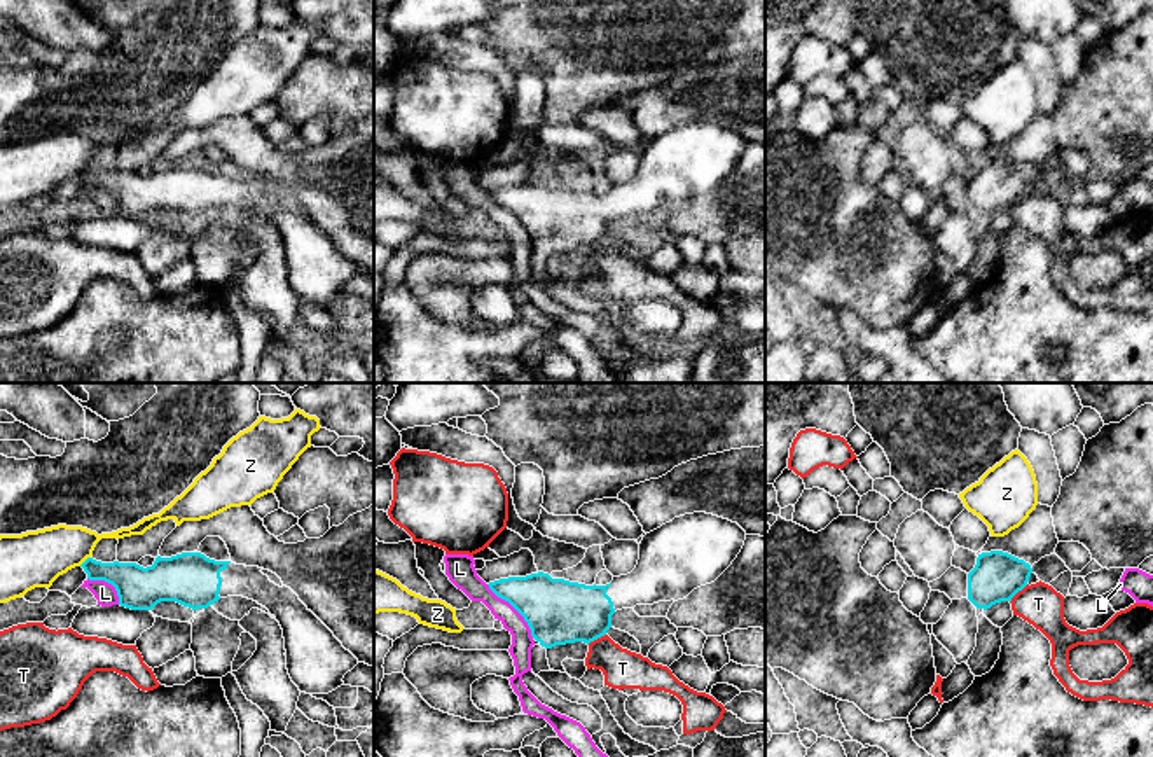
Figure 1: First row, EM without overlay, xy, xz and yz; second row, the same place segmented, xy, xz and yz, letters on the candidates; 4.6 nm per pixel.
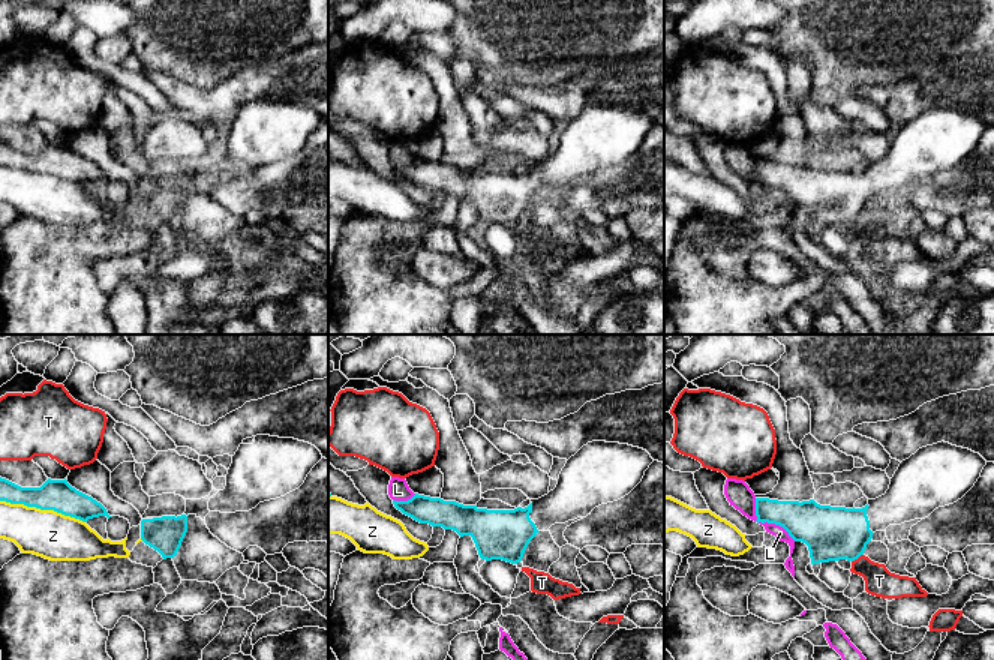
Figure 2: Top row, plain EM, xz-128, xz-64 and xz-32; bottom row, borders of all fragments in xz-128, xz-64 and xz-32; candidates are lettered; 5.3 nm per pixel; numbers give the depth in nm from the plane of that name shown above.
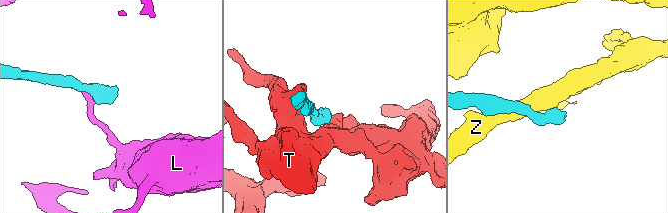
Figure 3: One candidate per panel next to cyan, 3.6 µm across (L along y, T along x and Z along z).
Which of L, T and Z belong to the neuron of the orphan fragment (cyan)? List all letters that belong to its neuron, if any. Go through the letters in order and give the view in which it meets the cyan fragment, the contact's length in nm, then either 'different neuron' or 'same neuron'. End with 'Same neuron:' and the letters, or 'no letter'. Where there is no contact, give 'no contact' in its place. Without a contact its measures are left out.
L: contact in xz; length 340 nm; different neuron
T: contact in yz; length 120 nm; different neuron
Z: contact in xy; length 70 nm; different neuron
Same neuron: no letter

